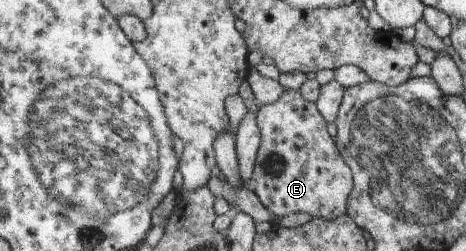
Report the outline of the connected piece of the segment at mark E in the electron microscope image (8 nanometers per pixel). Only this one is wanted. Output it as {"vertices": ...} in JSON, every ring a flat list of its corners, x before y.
{"vertices":[[285,90,272,104,261,105,257,112,261,140,259,154,250,180,252,192,271,214,286,216,294,212,308,212,314,218,333,221,346,214,346,202,352,192,352,172,342,160,318,105,305,98,300,91]]}

